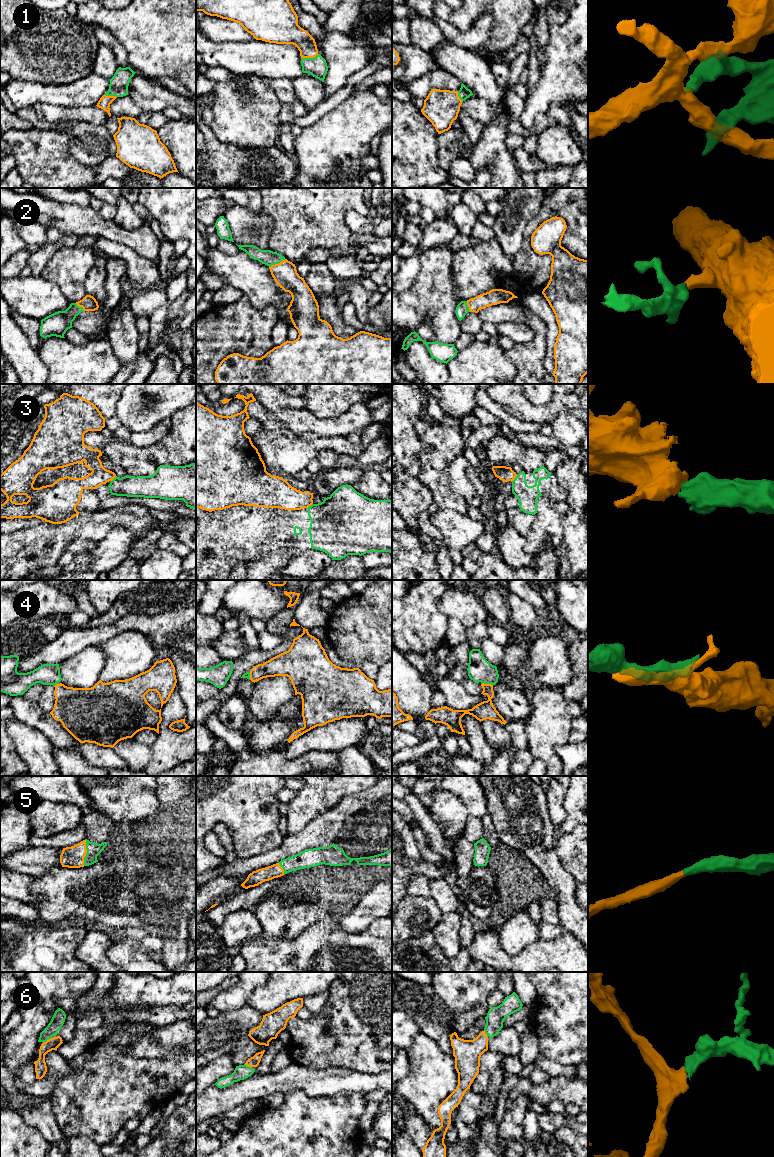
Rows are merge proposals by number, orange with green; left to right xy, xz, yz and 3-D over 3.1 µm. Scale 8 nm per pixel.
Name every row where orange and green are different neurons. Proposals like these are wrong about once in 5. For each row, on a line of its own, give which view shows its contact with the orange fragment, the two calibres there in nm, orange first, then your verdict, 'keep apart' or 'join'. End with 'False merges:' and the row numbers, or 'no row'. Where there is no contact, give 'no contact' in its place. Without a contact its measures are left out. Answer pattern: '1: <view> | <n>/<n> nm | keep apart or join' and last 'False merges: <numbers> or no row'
1: xz | 180/160 nm | join
2: xz | 190/120 nm | join
3: yz | 120/160 nm | keep apart
4: yz | 140/190 nm | join
5: xy | 180/110 nm | join
6: xz | 90/120 nm | join
False merges: 3

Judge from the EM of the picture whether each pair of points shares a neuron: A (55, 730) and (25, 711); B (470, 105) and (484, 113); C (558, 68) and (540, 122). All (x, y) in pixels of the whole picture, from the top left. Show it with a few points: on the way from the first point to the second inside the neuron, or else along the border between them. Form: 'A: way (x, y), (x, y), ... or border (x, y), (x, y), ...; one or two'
A: way (48, 726), (32, 714); one
B: way (473, 105), (481, 111); one
C: border (545, 112), (539, 113), (533, 123), (525, 128); two

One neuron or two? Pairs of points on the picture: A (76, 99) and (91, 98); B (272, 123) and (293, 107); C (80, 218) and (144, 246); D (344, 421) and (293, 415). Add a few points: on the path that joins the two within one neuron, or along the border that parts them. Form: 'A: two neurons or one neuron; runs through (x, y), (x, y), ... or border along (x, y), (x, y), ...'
A: one neuron; runs through (80, 98), (87, 98)
B: two neurons; border along (283, 103), (279, 114), (280, 123)
C: one neuron; runs through (96, 226), (107, 228), (114, 233), (128, 238)
D: one neuron; runs through (331, 426), (306, 426)

